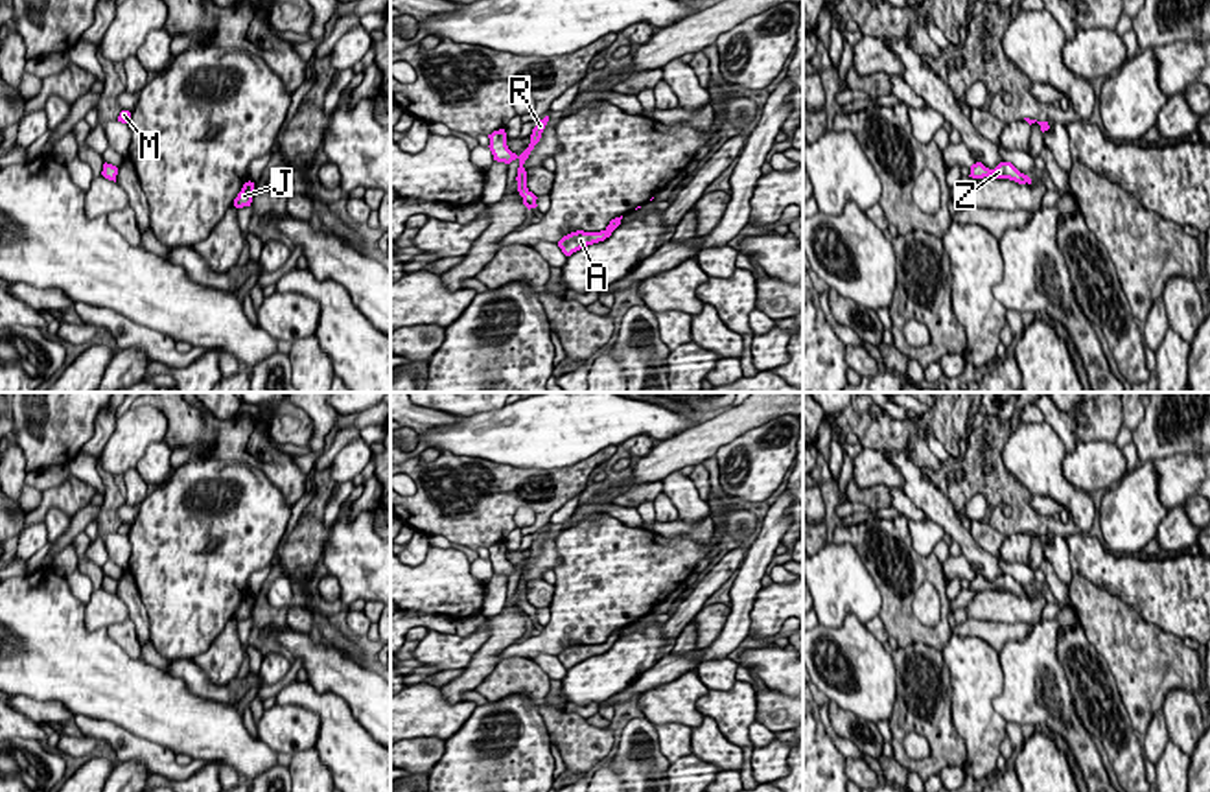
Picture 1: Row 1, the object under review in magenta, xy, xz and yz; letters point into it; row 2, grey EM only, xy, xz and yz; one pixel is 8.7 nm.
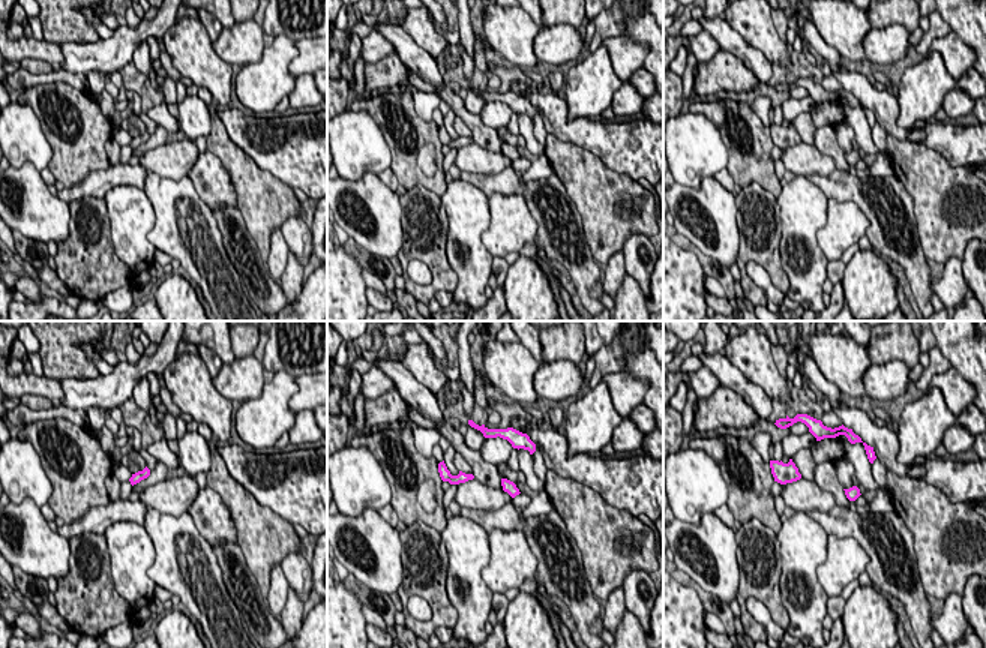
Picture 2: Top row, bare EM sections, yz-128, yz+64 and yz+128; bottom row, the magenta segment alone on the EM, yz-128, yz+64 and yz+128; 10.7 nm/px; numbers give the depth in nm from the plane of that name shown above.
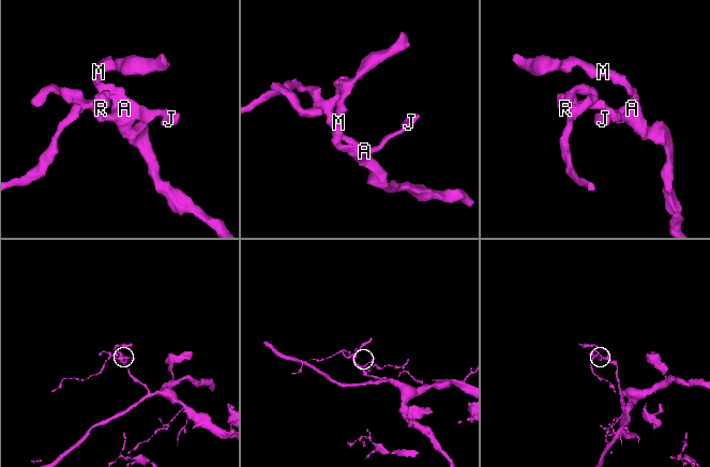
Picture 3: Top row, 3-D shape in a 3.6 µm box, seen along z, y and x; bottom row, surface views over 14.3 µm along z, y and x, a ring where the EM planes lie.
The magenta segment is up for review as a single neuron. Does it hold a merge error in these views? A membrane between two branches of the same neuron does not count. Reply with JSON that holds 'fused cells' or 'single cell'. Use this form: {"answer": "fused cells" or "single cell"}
{"answer": "single cell"}

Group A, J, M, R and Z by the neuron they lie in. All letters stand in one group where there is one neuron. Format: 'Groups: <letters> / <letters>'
Groups: A J M R Z

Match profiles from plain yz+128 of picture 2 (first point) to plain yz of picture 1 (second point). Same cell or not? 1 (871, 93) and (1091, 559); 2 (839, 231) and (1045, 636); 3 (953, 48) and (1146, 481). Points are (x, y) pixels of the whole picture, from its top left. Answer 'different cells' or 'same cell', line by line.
1: same cell
2: same cell
3: different cells

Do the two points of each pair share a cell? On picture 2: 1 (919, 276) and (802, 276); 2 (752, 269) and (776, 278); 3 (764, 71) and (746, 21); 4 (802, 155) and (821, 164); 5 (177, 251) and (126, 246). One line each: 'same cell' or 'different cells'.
1: different cells
2: different cells
3: different cells
4: same cell
5: different cells

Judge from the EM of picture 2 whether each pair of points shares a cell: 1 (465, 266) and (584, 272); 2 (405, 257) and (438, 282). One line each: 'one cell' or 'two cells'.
1: two cells
2: one cell

